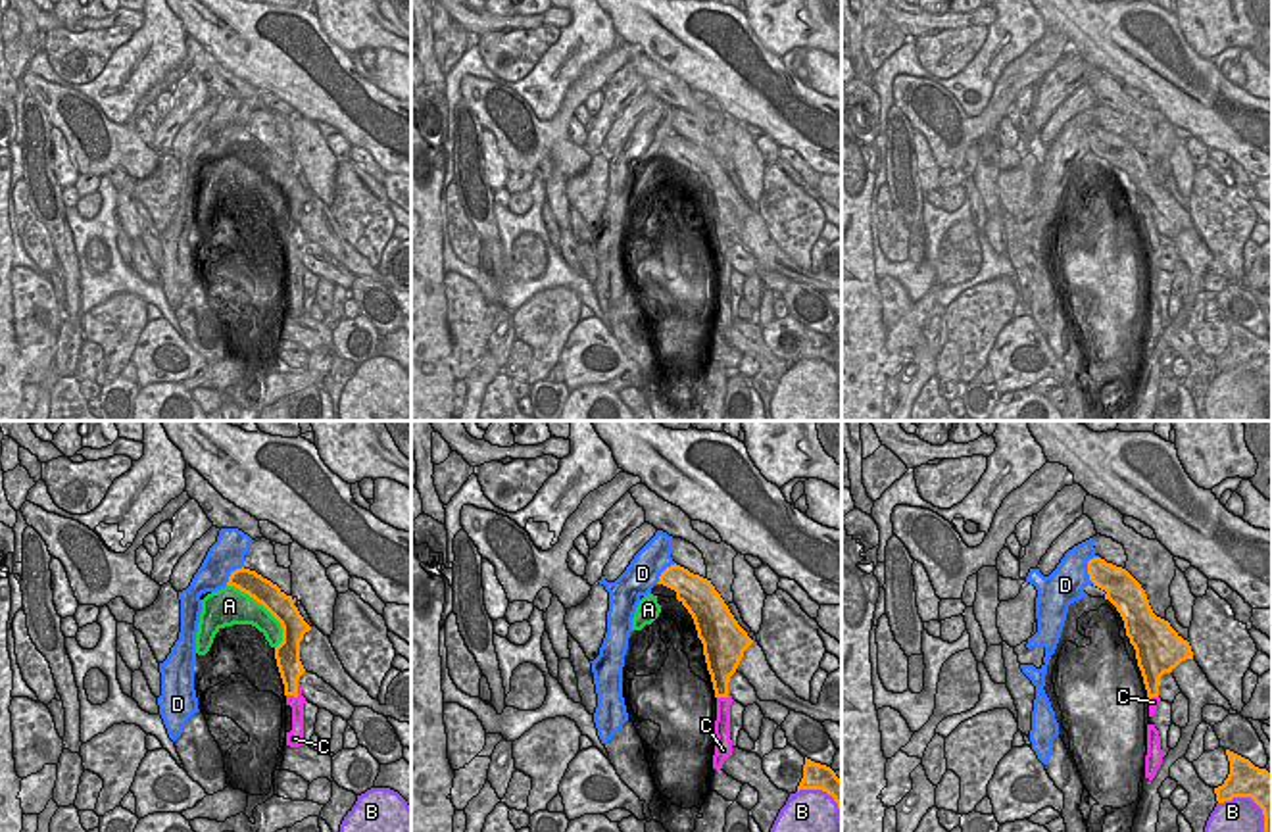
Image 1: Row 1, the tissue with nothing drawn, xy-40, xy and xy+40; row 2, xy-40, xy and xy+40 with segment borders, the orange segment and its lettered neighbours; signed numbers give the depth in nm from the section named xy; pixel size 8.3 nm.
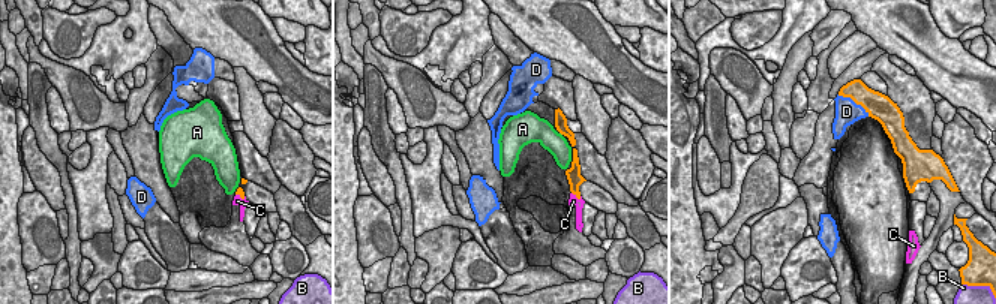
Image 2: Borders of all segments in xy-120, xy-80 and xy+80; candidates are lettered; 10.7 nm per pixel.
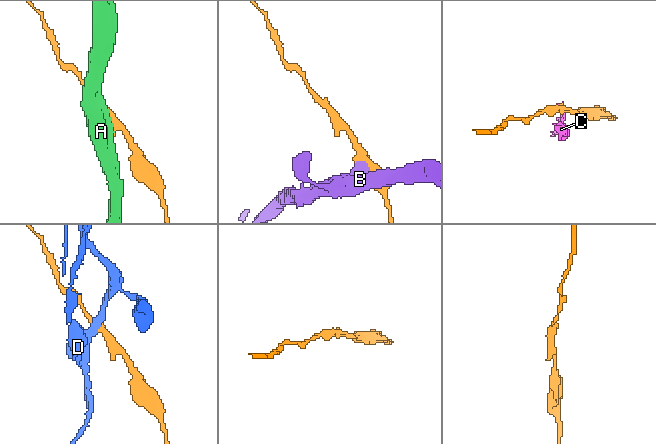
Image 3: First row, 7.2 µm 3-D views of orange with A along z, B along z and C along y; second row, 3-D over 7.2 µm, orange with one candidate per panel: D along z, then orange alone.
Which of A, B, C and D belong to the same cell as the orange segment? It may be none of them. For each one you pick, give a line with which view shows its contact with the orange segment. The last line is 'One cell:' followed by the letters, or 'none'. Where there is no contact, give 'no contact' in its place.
One cell: none

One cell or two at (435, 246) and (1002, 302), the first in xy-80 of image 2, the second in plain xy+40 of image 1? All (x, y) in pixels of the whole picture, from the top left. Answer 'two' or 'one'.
one

